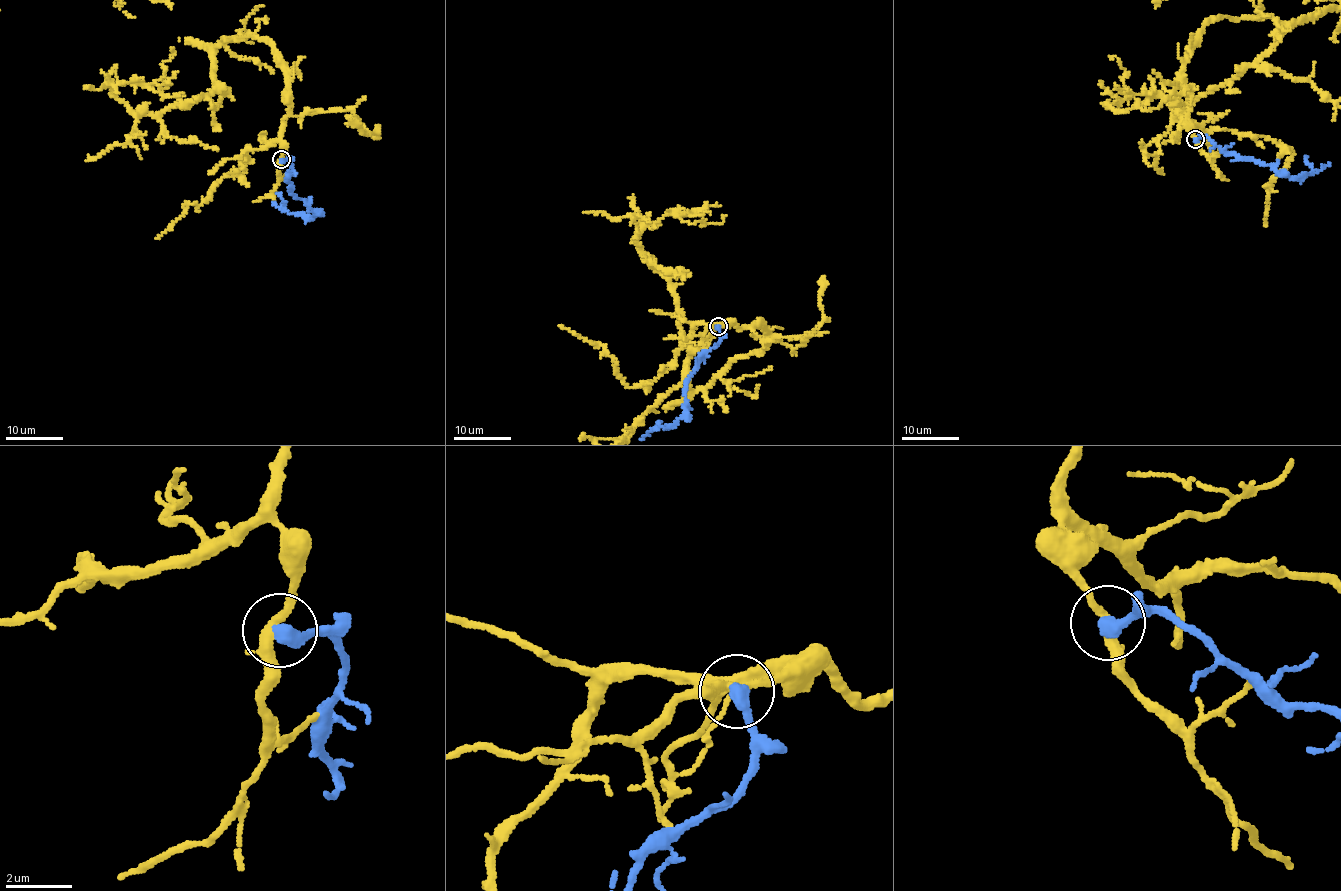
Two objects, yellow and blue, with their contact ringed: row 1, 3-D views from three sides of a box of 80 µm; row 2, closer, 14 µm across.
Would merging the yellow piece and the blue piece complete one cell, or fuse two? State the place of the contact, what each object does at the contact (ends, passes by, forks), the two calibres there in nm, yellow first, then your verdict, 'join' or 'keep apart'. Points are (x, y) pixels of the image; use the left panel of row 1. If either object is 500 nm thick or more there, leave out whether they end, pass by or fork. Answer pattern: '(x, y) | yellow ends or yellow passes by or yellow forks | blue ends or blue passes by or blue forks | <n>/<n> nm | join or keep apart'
(281, 159) | yellow passes by | blue ends | 280/460 nm | keep apart

